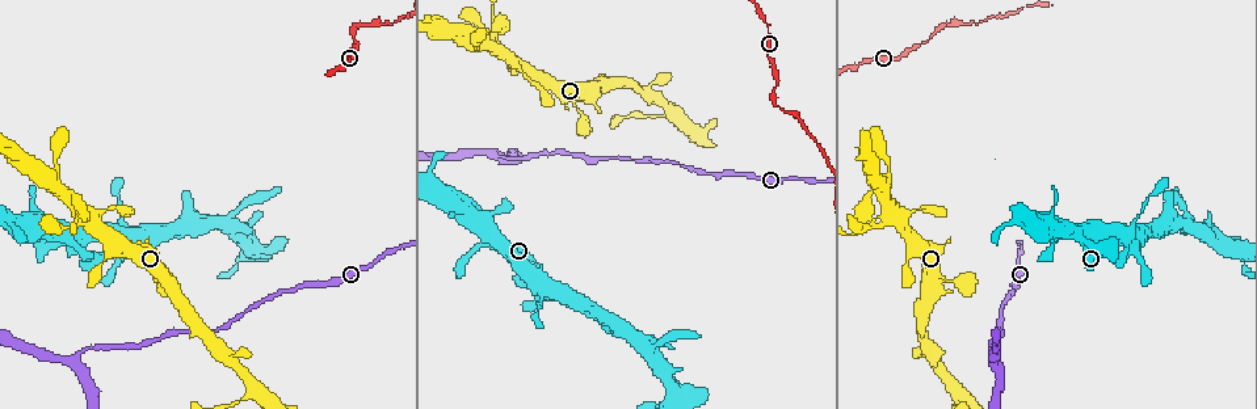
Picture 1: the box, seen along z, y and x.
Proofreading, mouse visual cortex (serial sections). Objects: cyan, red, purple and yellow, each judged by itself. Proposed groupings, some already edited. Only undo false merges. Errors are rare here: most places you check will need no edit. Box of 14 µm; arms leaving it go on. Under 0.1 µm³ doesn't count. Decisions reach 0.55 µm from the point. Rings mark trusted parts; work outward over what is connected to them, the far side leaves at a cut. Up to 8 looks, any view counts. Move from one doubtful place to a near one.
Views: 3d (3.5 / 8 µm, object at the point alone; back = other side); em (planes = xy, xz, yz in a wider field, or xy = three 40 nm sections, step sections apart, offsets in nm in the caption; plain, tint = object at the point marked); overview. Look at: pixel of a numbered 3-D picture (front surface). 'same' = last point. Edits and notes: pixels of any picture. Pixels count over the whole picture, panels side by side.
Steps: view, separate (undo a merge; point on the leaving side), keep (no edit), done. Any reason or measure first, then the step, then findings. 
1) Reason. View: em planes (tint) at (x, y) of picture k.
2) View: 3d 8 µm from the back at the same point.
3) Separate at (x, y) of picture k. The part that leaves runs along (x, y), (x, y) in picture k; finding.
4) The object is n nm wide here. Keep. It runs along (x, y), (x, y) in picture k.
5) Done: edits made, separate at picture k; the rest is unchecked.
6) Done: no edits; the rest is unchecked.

Thin neck. View: 3d 3.5 µm at (355, 40) of picture 1.

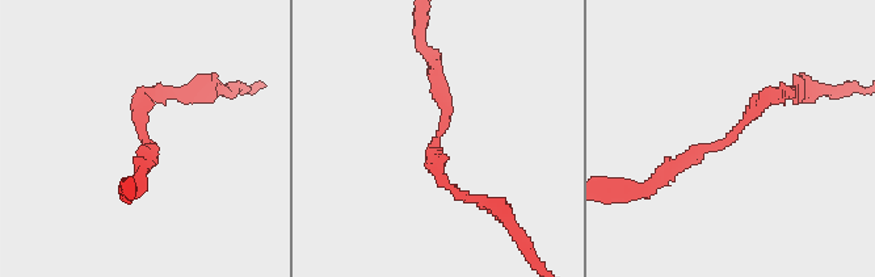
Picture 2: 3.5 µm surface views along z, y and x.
View: em xy step 1 (tint) at (432, 143) of picture 2.

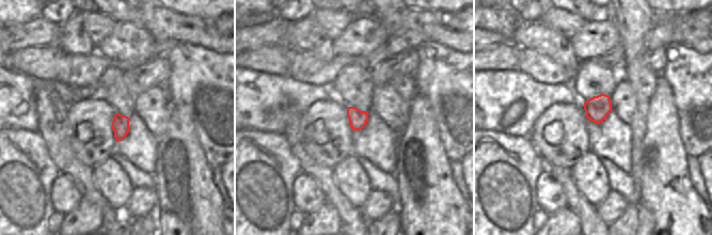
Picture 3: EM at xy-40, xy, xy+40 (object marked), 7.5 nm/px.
Keep. It runs along (669, 168), (720, 147), (770, 95), (794, 95) in picture 2; all the same cell.

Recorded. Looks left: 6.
View: 3d 8 µm at (540, 276) of picture 1.

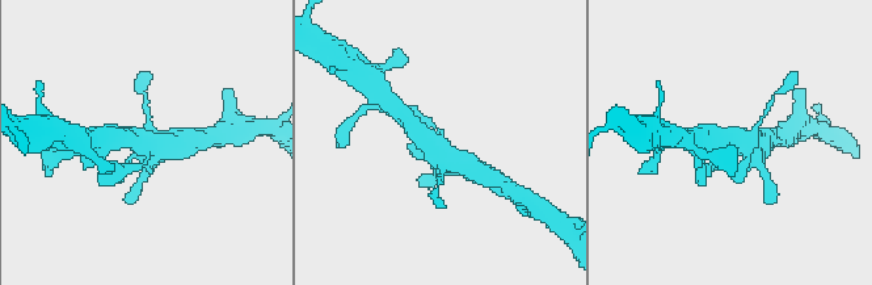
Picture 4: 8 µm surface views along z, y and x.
Need the tissue. View: em planes (tint) at (439, 140) of picture 4.

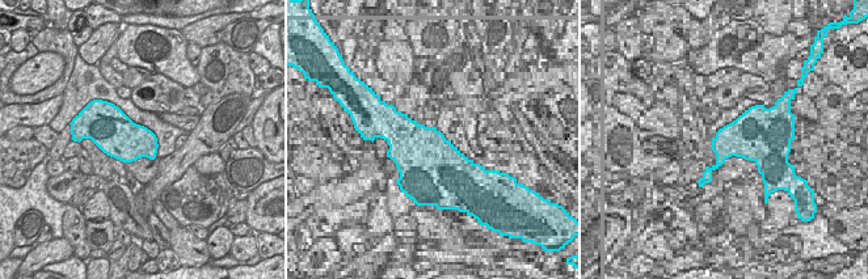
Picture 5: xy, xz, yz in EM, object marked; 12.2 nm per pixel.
Keep. All the same cell.

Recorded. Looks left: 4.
Sharp bend. View: 3d 3.5 µm from the back at (670, 115) of picture 1.

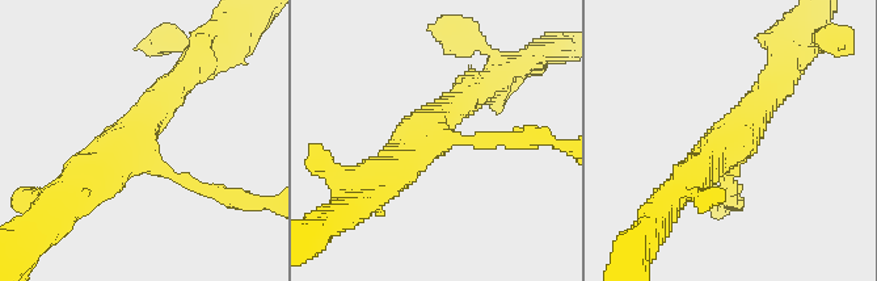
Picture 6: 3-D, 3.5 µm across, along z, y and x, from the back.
3 arms meet here; the arms are 150, 400, 450 nm wide; shape alone is not enough. View: em xy step 5 (tint) at (137, 144) of picture 6.

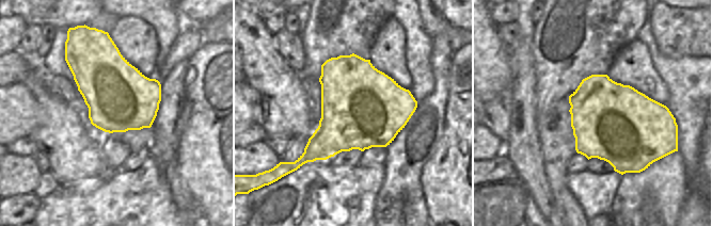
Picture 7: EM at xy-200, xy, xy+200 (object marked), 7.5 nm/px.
Keep. It runs along (178, 82), (138, 146), (74, 191) in picture 6; one cell here.

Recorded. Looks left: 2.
Four or more arms meet. View: 3d 3.5 µm at (504, 55) of picture 1.

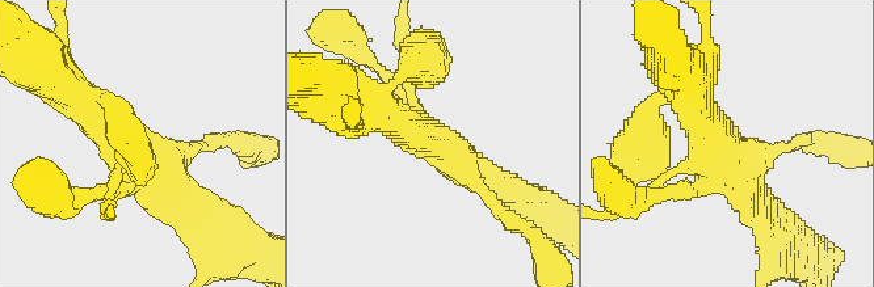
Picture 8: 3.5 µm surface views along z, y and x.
View: em planes (tint) at (722, 158) of picture 8.

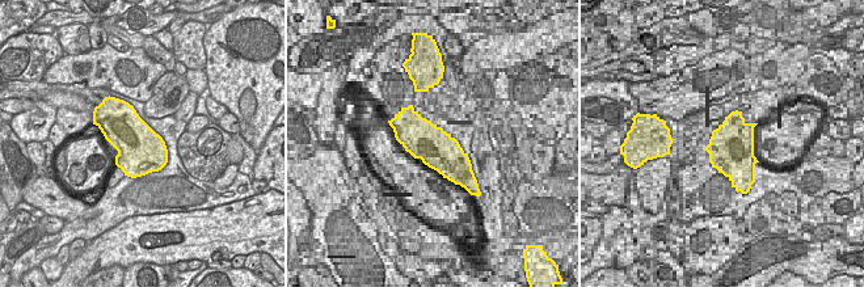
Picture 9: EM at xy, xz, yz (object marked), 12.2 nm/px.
Keep. It runs along (206, 212), (78, 100) in picture 8; one cell here.

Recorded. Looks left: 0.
Done: no edits; the rest is unchecked.

